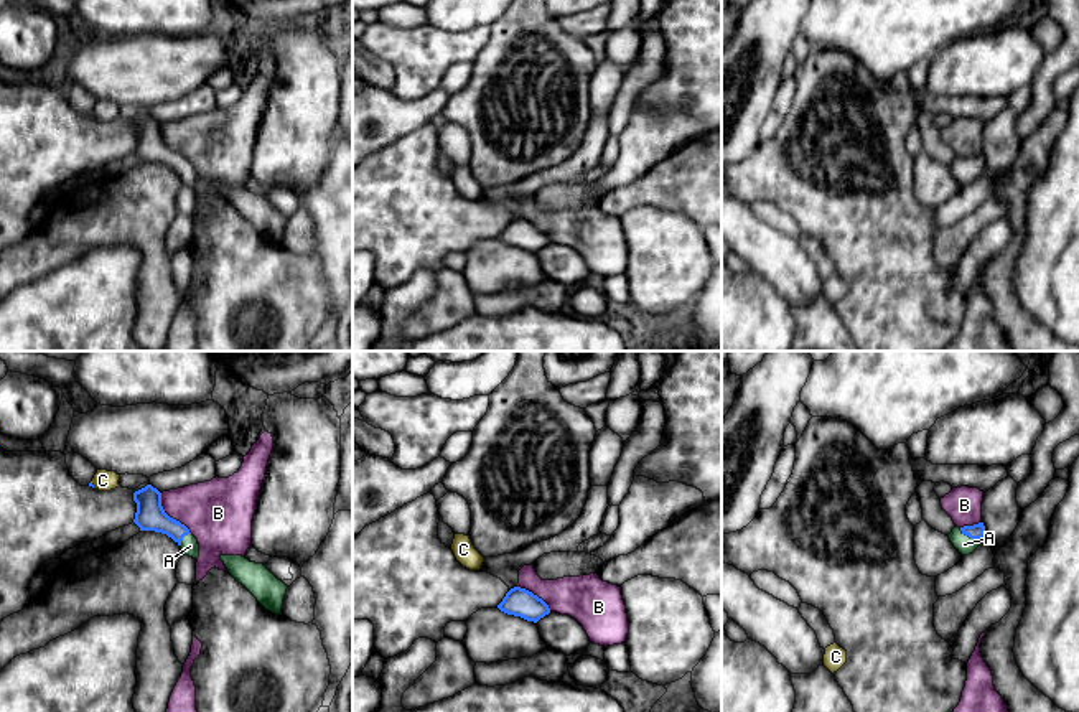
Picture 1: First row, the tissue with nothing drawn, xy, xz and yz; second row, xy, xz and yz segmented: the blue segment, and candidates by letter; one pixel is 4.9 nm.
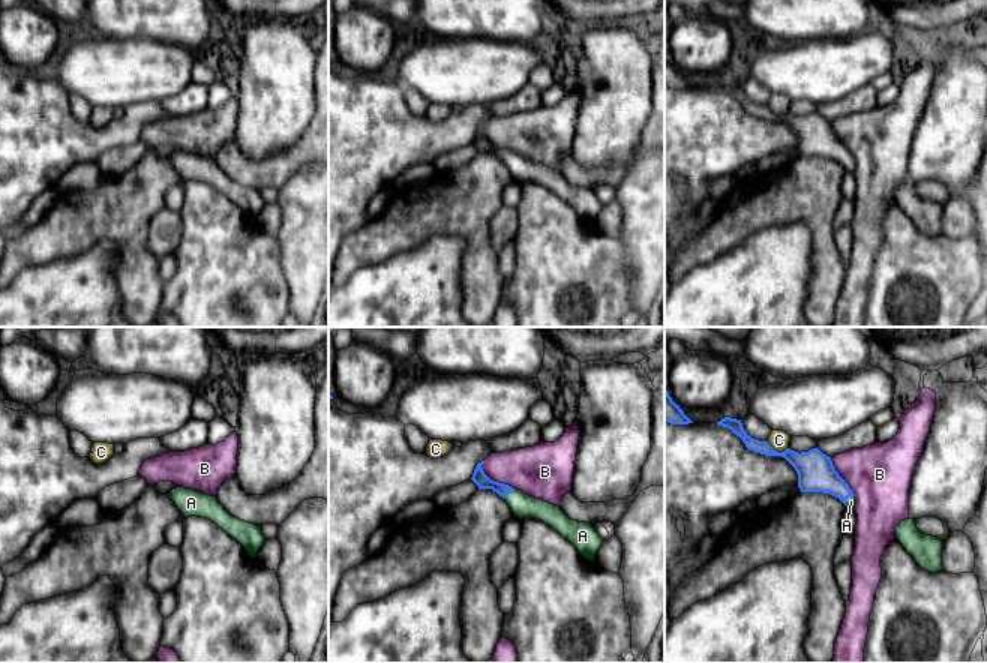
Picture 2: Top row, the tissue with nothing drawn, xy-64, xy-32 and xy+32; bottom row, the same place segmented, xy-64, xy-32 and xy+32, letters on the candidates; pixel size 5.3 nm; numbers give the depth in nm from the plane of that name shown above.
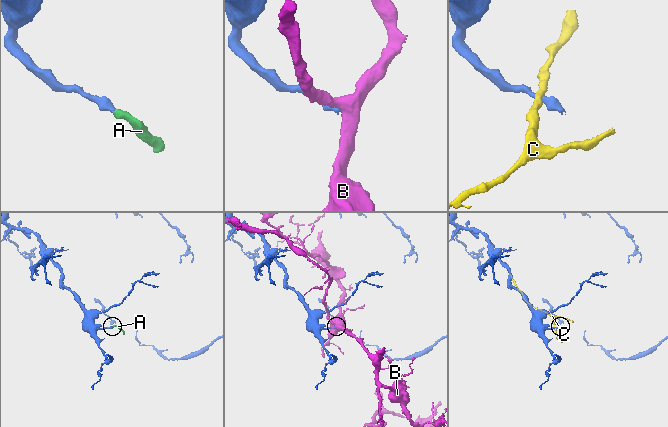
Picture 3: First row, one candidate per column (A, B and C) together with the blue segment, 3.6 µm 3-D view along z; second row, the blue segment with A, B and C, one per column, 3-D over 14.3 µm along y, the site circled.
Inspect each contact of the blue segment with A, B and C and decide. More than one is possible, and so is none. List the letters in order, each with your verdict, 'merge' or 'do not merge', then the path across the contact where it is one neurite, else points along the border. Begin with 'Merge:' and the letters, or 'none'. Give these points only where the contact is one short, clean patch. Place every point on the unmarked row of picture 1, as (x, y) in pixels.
Merge: A
A: merge | across yz (977, 162), (971, 168), (964, 175)
B: do not merge | along xy (160, 124), (163, 140), (191, 163)
C: do not merge | along xy (91, 112), (94, 117)

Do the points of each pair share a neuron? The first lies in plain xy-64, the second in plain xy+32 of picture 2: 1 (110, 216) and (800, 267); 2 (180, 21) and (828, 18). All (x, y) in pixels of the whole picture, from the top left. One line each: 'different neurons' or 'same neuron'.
1: different neurons
2: same neuron

